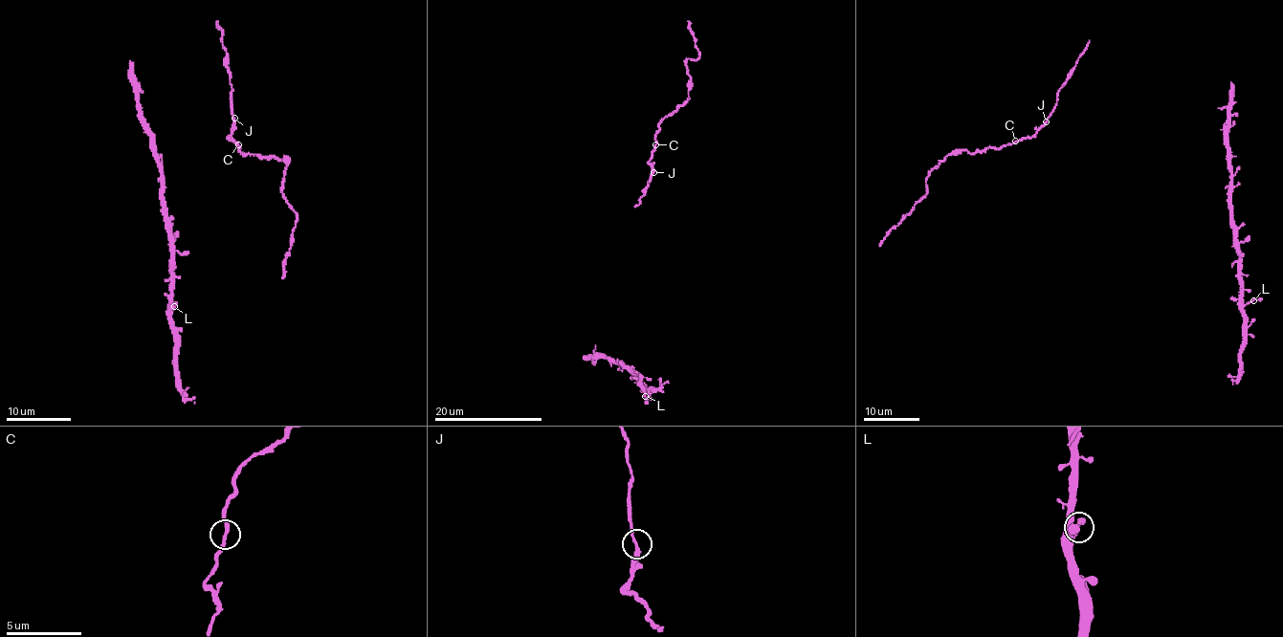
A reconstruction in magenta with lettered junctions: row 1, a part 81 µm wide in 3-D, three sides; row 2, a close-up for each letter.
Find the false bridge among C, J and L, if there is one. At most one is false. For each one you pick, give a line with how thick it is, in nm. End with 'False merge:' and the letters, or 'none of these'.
False merge: none of these

